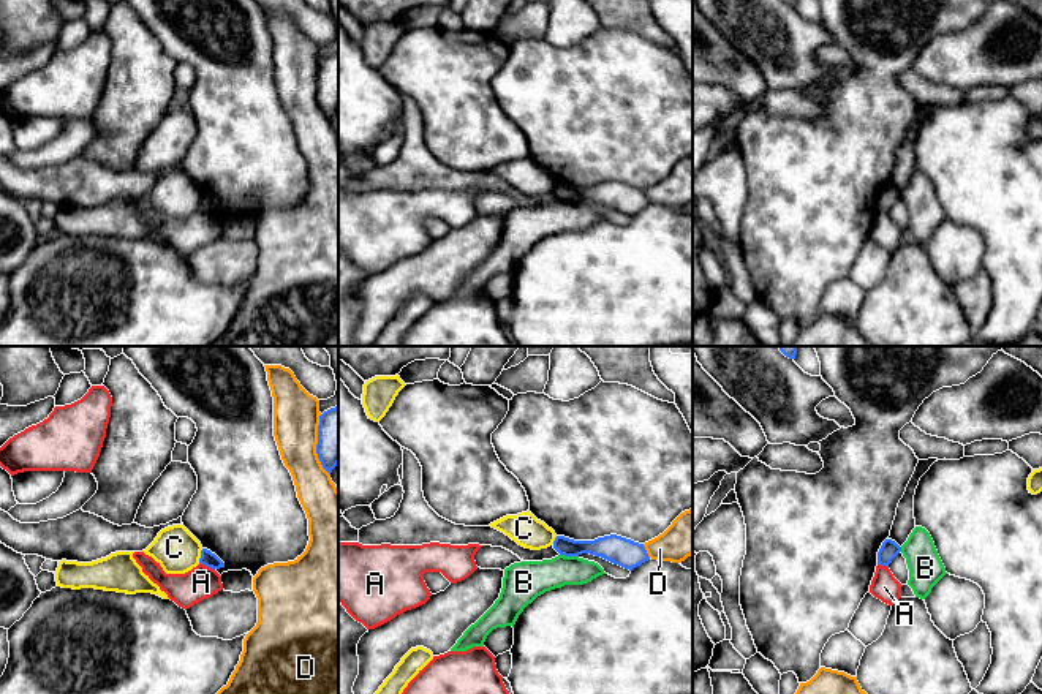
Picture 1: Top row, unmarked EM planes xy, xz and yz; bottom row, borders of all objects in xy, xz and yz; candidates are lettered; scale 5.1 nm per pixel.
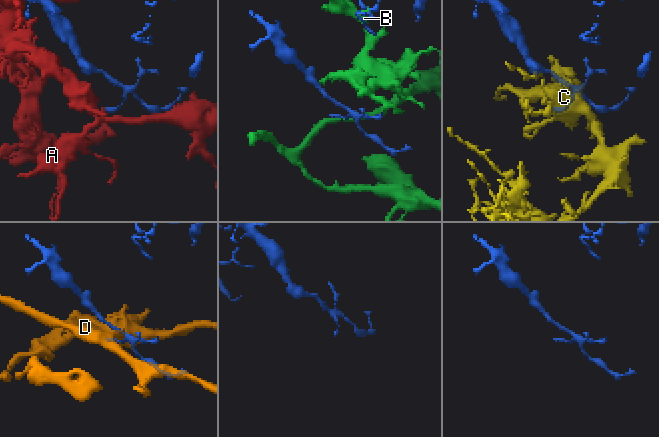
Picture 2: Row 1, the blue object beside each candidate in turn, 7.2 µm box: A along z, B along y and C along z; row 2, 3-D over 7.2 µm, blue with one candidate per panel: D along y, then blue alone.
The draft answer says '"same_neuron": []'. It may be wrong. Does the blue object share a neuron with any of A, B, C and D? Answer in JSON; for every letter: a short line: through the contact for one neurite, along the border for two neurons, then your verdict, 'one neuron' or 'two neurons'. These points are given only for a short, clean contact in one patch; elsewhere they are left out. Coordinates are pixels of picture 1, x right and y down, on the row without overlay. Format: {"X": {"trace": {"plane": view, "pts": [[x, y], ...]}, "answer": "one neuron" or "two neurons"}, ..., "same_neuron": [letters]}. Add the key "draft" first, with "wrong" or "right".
{"draft": "right", "A": {"answer": "two neurons"}, "B": {"answer": "two neurons"}, "C": {"trace": {"plane": "xy", "pts": [[203, 195], [198, 207]]}, "answer": "two neurons"}, "D": {"answer": "two neurons"}, "same_neuron": []}

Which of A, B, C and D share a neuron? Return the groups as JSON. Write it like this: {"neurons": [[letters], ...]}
{"neurons": [["A"], ["B"], ["C"], ["D"]]}

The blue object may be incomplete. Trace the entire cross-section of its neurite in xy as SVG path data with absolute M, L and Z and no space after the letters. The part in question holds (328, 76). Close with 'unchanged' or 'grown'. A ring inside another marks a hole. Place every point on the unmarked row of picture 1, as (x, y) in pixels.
M338 52L319 62L316 100L323 114L330 120L338 111Z; unchanged

